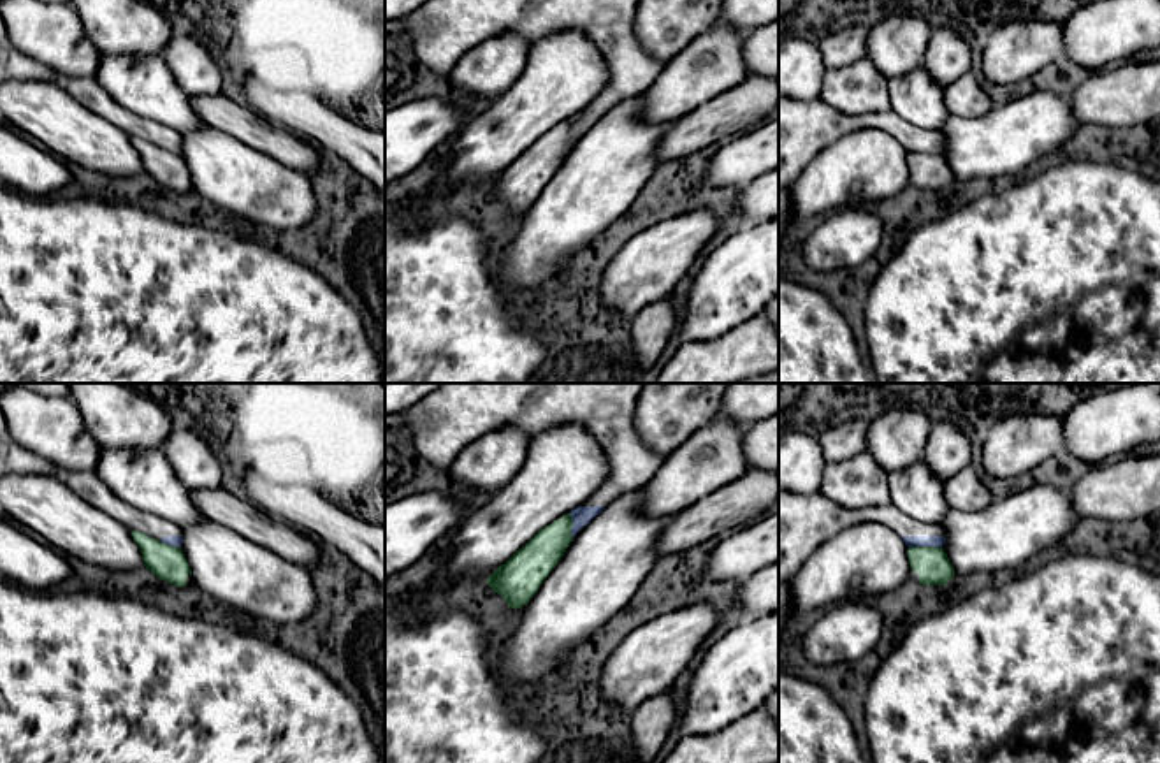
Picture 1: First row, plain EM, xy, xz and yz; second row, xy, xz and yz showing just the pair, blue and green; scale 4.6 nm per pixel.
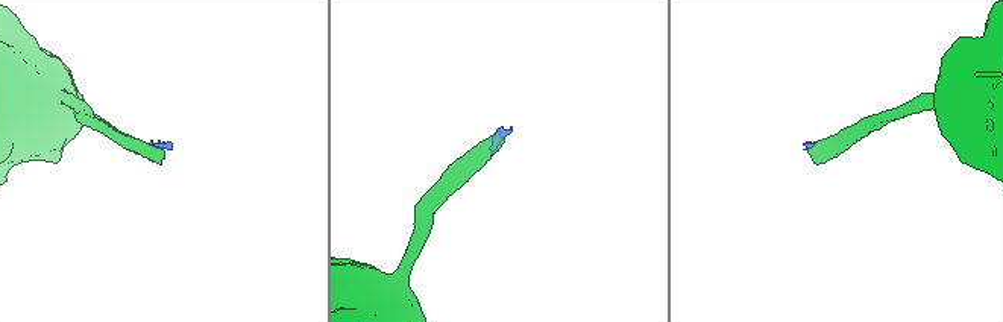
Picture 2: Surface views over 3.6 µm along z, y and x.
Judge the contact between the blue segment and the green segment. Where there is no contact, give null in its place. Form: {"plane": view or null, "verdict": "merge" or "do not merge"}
{"plane": "yz", "verdict": "do not merge"}

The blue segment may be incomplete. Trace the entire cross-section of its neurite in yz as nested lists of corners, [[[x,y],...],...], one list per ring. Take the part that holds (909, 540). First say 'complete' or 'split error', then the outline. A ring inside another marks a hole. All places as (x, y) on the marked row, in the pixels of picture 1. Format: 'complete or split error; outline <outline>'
split error; outline [[[779,489],[779,582],[791,580],[807,559],[828,540],[851,526],[879,522],[893,529],[907,547],[942,547],[940,522],[919,522],[895,505],[844,508],[819,490],[794,494]]]

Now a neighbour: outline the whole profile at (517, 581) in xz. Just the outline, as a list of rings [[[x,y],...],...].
[[[566,513],[540,529],[487,578],[489,587],[501,594],[510,608],[527,605],[573,541],[571,527],[573,517]]]

